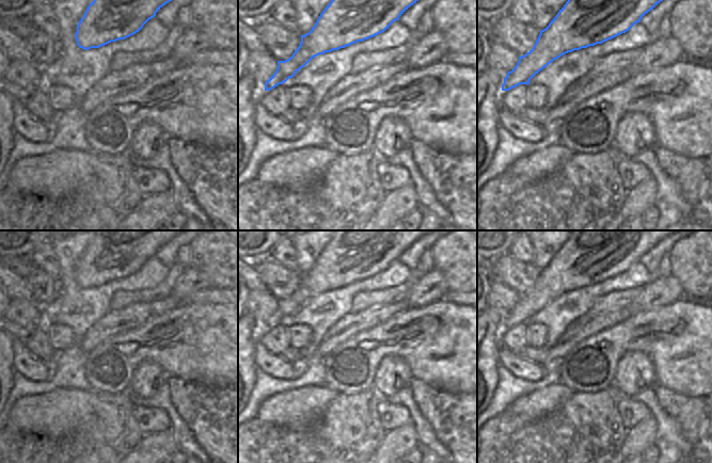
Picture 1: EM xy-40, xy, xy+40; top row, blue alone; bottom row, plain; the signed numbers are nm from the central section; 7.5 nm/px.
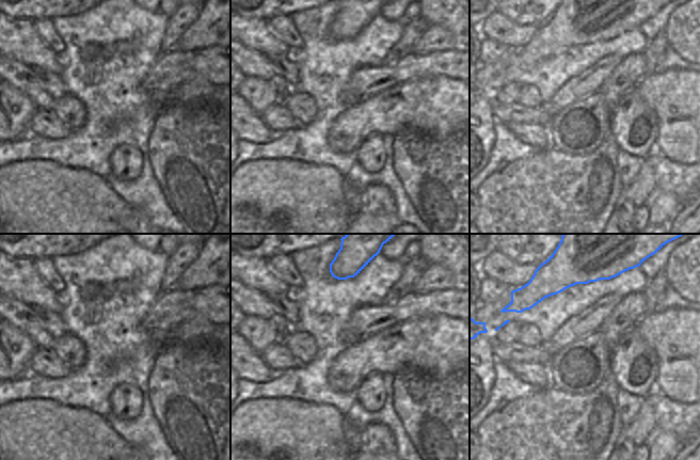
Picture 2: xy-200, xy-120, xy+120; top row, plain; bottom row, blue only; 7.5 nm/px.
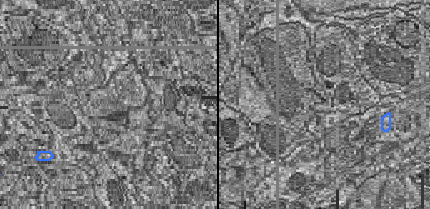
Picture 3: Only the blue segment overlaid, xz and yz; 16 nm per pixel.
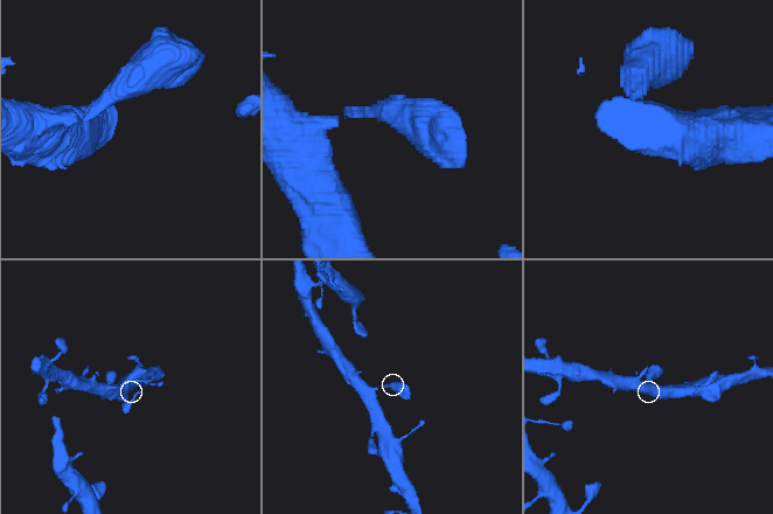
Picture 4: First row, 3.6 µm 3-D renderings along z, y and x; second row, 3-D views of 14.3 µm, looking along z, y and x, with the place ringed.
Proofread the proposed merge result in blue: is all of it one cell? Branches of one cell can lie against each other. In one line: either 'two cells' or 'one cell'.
one cell

